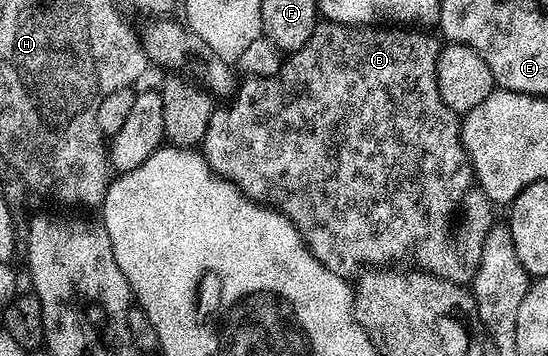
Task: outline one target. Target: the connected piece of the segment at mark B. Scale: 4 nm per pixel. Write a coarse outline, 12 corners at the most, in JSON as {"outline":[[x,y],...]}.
{"outline":[[321,21],[208,169],[351,279],[471,283],[494,225],[442,42]]}

